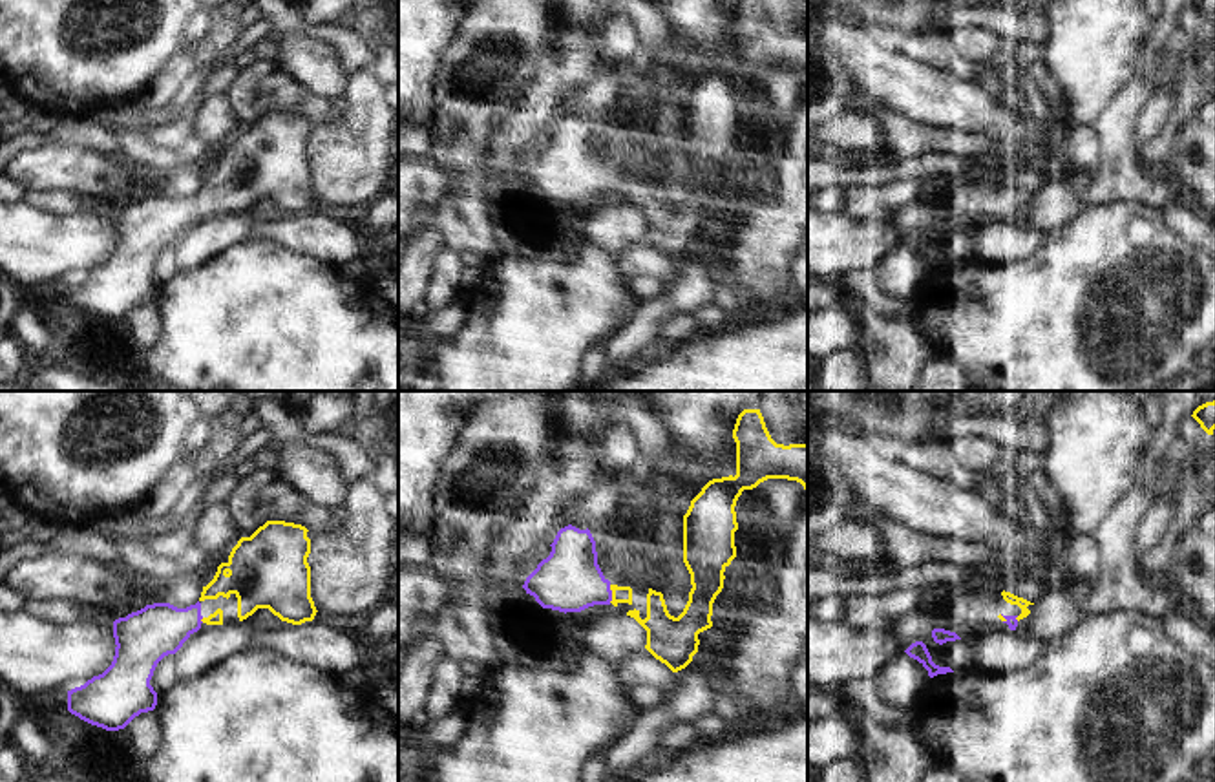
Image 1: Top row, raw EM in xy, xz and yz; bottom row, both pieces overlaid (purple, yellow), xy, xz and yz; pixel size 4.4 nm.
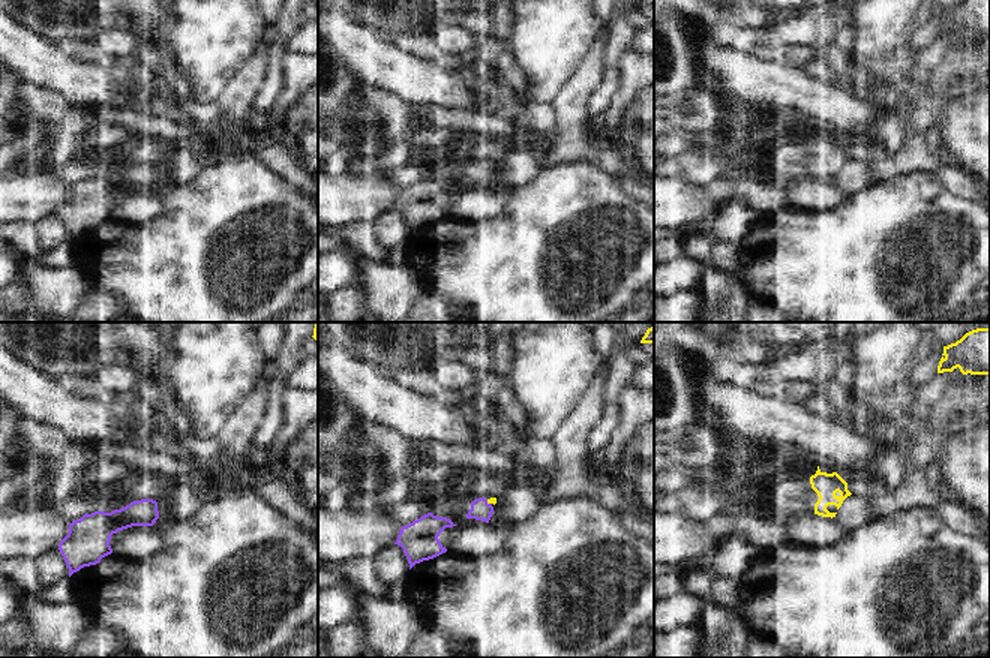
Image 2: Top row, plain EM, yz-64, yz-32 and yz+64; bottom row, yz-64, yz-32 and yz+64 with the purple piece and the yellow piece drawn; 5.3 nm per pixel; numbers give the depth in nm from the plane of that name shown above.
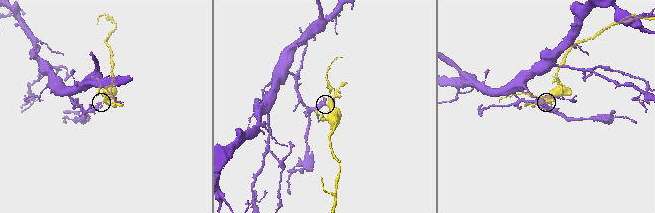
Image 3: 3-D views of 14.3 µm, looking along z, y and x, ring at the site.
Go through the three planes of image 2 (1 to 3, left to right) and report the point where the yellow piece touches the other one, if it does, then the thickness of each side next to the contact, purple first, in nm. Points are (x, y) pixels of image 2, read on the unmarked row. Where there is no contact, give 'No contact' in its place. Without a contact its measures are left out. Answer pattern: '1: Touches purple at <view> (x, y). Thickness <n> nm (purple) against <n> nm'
1: No contact
2: Touches purple at yz-32 (486, 167). Thickness 110 nm (purple) against 30 nm
3: No contact.

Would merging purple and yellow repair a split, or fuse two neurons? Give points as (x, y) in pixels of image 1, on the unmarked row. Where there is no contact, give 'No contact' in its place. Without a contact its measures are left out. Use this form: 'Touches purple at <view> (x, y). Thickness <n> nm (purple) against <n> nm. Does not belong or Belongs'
Touches purple at xz (611, 185). Thickness 280 nm (purple) against 80 nm. Belongs.

